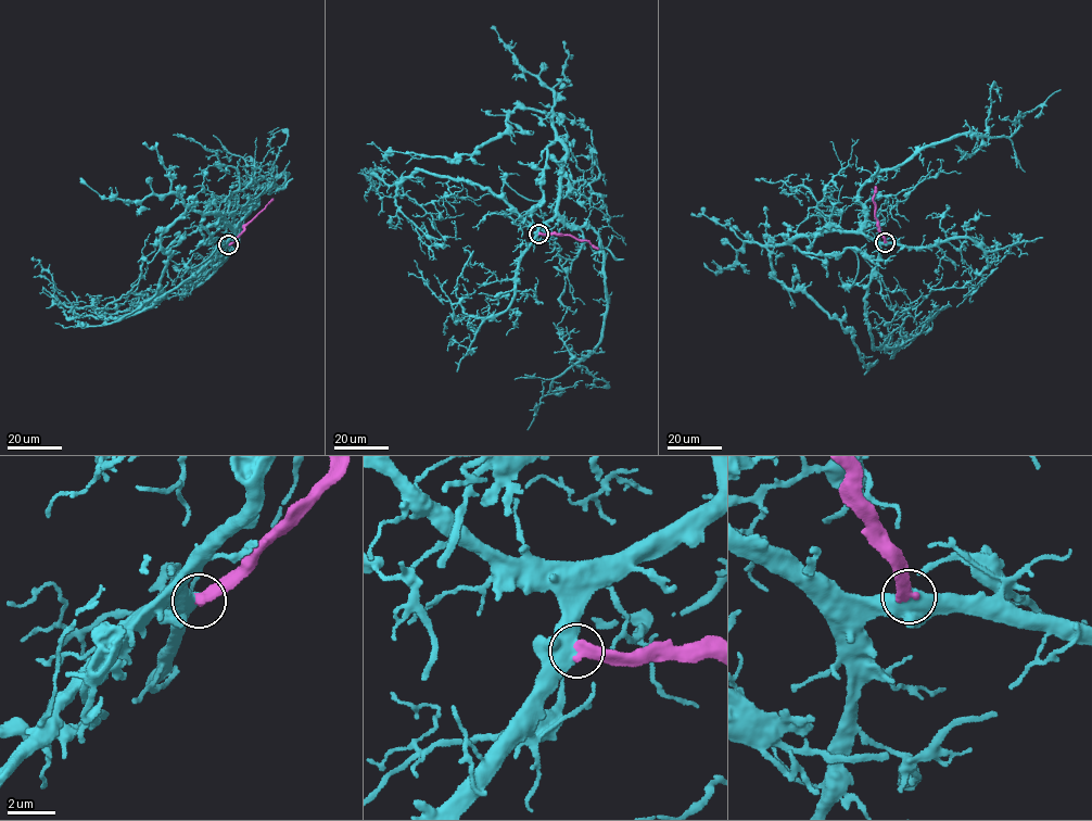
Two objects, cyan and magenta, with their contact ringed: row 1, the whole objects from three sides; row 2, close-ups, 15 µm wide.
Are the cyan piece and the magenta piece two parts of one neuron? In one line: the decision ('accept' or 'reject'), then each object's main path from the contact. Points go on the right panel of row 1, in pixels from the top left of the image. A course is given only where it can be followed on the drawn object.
accept; cyan runs (885, 242), (837, 231), (790, 238), (767, 249), (776, 278), (802, 291), (851, 333), (867, 370); magenta runs (885, 242), (874, 214), (872, 200), (876, 186)

